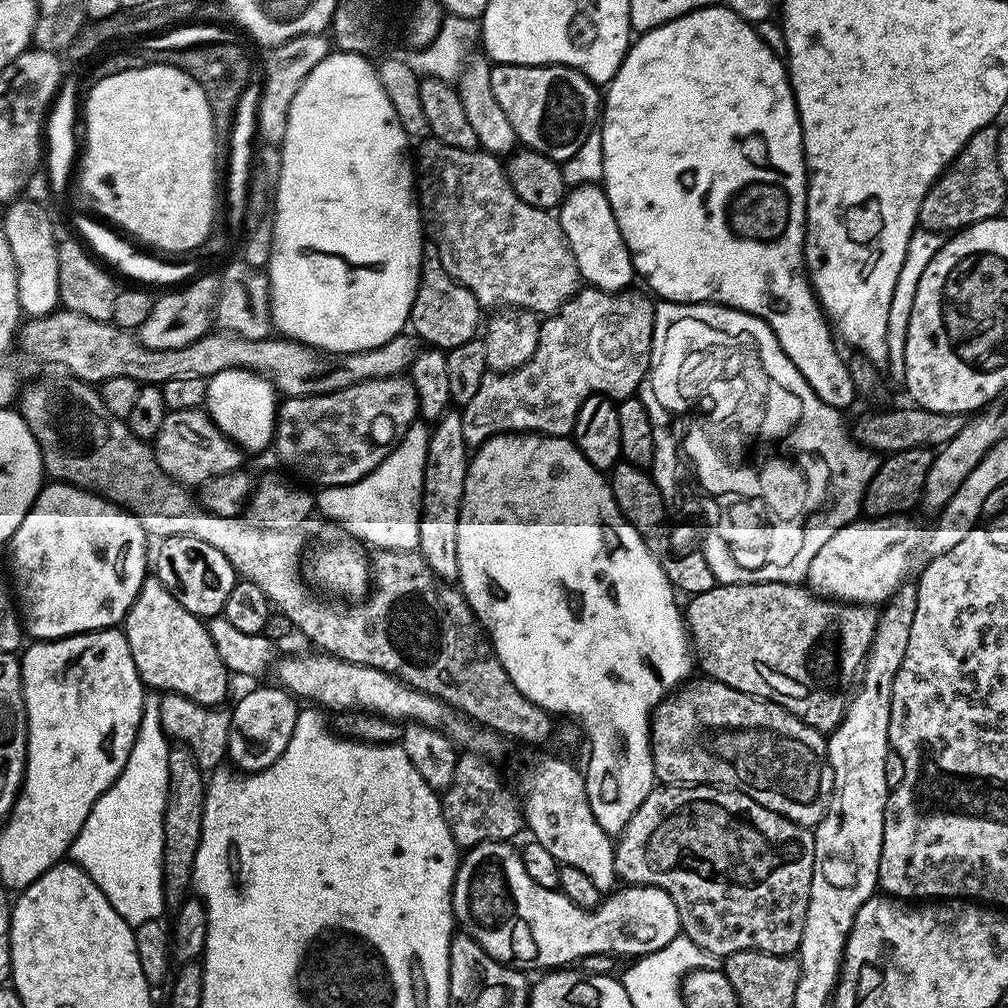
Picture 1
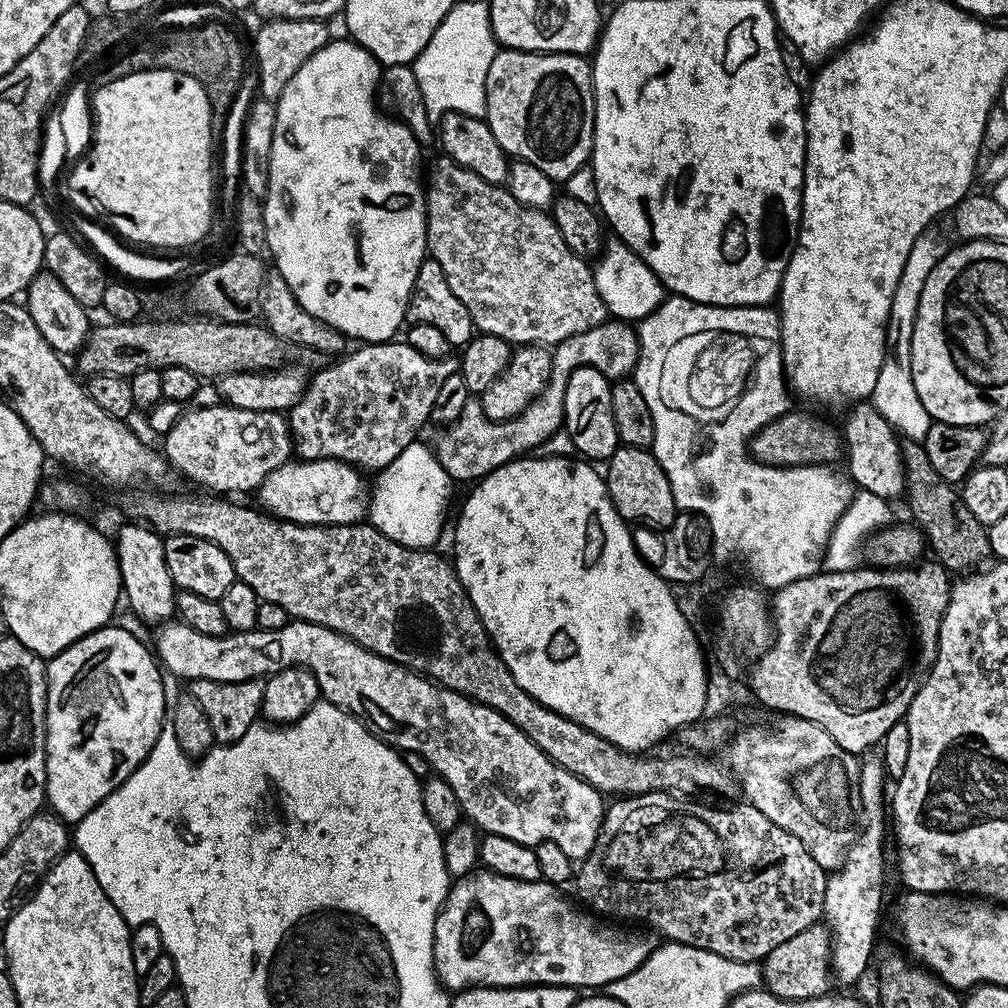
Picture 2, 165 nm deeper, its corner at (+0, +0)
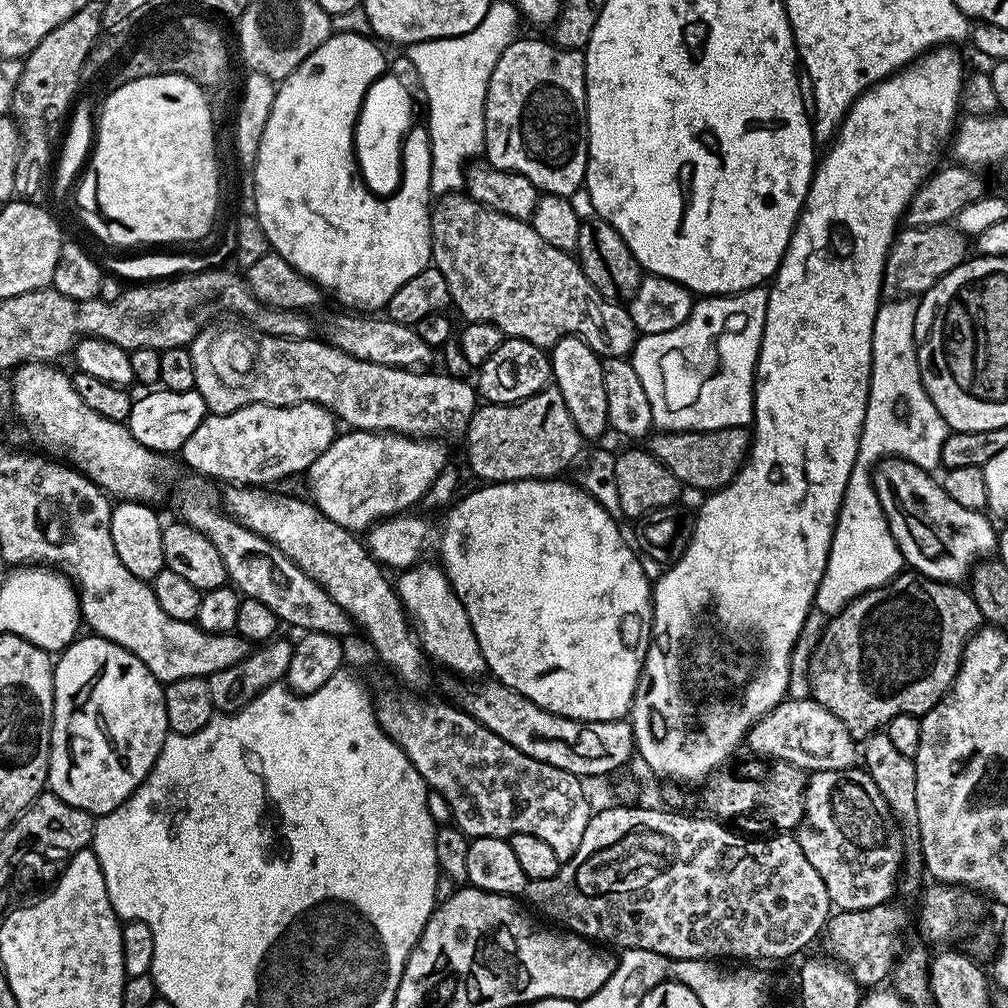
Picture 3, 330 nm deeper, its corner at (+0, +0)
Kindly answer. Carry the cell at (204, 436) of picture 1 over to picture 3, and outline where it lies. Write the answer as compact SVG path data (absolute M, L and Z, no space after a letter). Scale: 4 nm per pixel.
M302 402L301 404L247 404L233 412L227 412L221 416L209 414L204 417L204 421L198 426L198 430L194 430L194 434L190 434L190 438L186 438L186 442L180 448L178 453L179 459L182 458L190 467L193 468L193 473L199 474L201 477L207 478L209 481L217 482L216 480L228 480L232 486L272 486L275 480L284 480L287 476L292 476L295 472L300 474L307 473L308 468L314 462L314 458L318 458L318 454L323 452L335 442L338 435L338 421L333 416L332 411L328 408L323 408L321 404L311 404L310 402Z

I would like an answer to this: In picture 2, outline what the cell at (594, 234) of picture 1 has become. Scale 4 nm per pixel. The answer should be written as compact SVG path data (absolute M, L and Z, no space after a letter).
M612 238L600 250L592 274L598 294L615 319L625 322L639 322L666 299L666 289L660 279L619 238Z

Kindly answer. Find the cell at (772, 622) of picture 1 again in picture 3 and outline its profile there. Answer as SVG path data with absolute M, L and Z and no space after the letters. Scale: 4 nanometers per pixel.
M911 570L901 571L899 576L894 577L889 584L878 586L869 592L863 592L861 596L856 596L841 612L835 613L832 620L824 628L824 633L820 636L820 645L816 648L816 653L812 656L812 661L808 664L808 684L812 687L811 699L819 702L834 718L838 718L845 726L846 730L852 732L853 736L863 738L870 733L883 729L898 714L910 714L921 717L925 712L929 712L934 705L944 697L944 693L952 686L952 680L960 669L960 659L964 653L964 647L968 645L968 639L972 633L981 627L982 617L967 587L959 583L944 584L941 580L931 580L920 575L919 572Z

